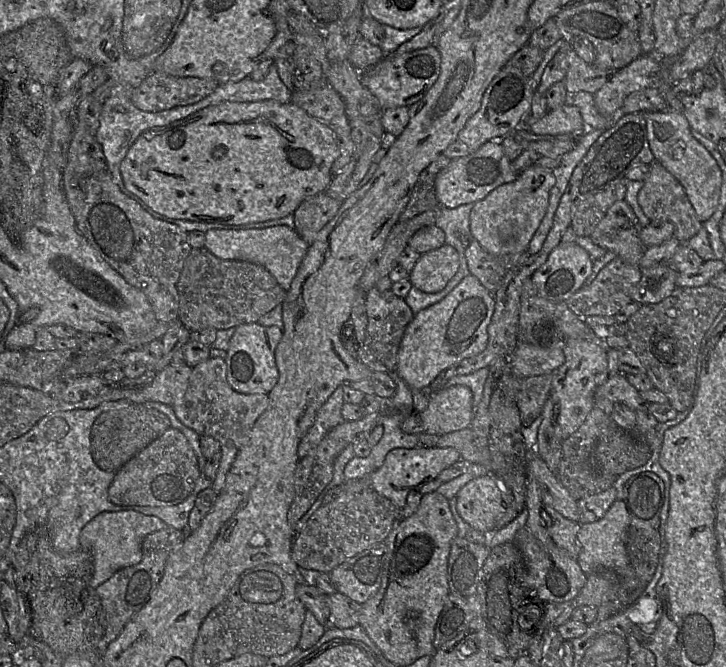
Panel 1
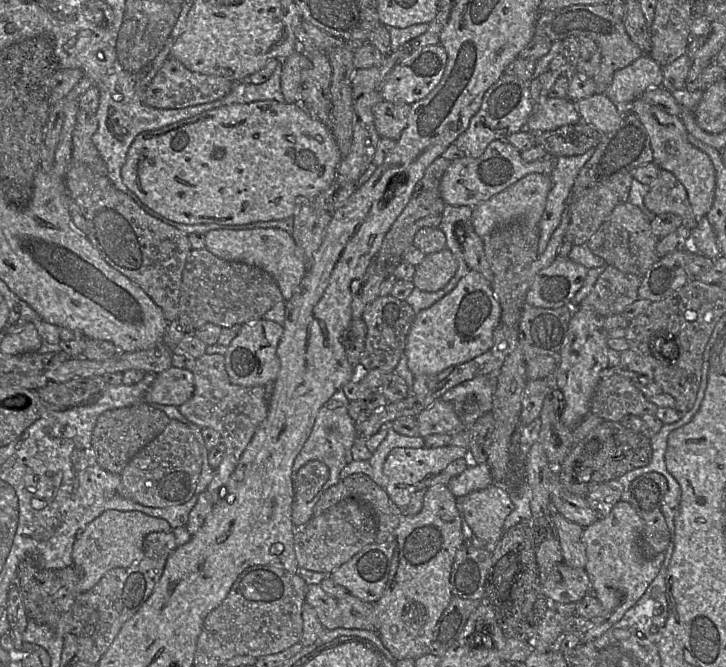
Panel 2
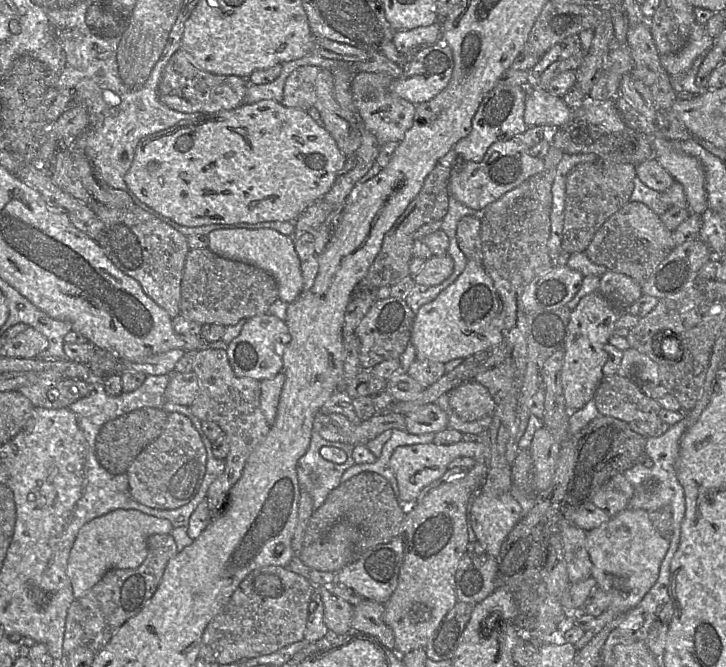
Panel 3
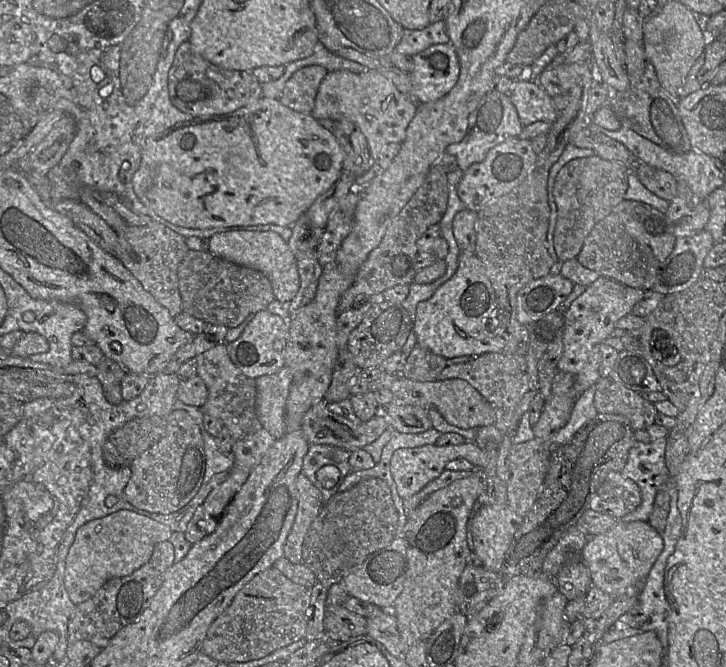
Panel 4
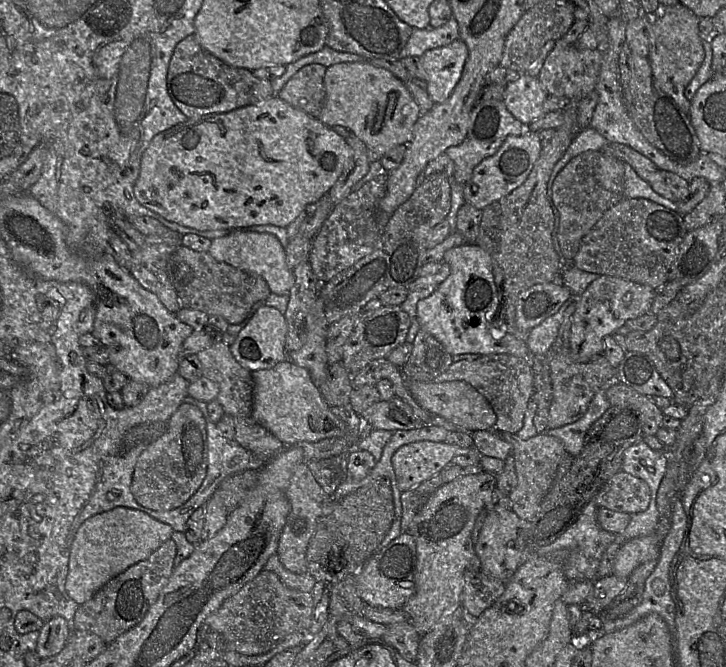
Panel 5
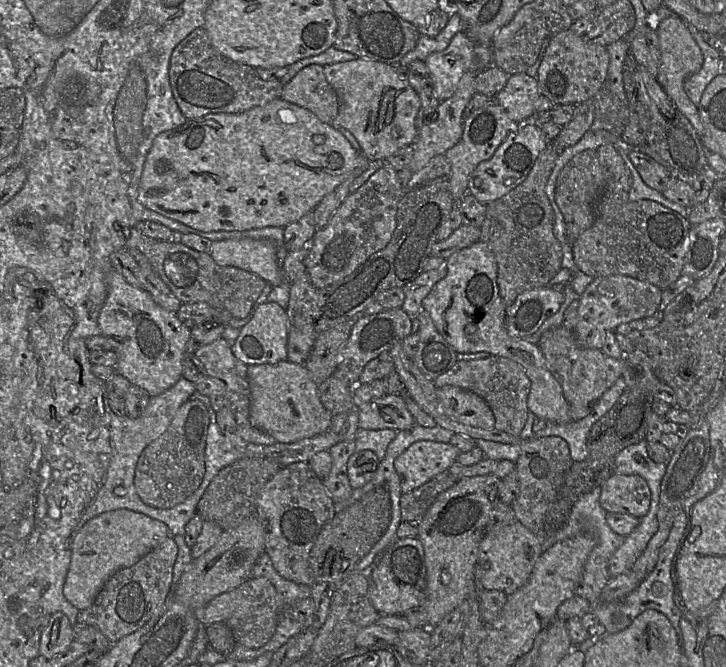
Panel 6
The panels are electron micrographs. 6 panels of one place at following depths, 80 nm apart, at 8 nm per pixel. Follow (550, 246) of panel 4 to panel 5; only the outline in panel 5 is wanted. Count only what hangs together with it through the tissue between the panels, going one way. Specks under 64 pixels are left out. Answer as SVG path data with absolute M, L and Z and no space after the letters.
M595 129L580 130L565 154L556 163L547 185L547 198L554 213L554 227L559 228L560 214L552 199L552 186L559 172L577 155L587 151L600 151L610 142Z

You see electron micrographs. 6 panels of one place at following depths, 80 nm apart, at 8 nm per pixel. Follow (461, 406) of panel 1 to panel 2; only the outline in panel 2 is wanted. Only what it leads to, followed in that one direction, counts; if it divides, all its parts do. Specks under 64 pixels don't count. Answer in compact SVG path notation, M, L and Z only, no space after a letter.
M437 399L430 407L417 416L418 435L453 434L465 430L450 402Z

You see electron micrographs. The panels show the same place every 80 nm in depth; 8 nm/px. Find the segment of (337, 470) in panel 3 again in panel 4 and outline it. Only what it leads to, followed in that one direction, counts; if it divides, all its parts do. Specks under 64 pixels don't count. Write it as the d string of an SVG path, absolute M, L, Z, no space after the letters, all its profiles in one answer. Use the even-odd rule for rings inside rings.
M310 444L303 459L301 472L319 489L324 504L337 492L344 478L352 471L348 462L351 451L329 444ZM327 465L335 466L340 471L339 479L332 488L325 488L317 479L317 471Z

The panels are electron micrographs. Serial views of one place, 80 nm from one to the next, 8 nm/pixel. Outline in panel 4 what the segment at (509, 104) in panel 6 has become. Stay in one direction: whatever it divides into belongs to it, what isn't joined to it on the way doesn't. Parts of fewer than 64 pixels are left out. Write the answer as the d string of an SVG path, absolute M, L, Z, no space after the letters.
M519 80L510 98L523 126L537 121L554 123L560 115L553 105L552 97L537 81Z

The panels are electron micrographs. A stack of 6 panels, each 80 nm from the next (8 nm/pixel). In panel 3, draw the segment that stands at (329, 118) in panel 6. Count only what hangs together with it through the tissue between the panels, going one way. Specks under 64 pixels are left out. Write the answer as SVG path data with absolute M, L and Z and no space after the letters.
M306 65L291 72L286 79L280 103L285 107L299 108L305 111L314 107L315 84L319 71L320 68L317 66Z

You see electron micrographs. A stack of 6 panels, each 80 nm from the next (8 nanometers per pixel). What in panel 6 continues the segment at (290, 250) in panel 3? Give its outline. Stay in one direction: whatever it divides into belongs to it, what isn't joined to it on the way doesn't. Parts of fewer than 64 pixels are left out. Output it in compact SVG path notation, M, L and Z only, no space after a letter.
M241 238L213 241L209 255L219 266L232 266L257 274L272 286L278 286L285 281L282 267L278 263L276 248L269 240Z

